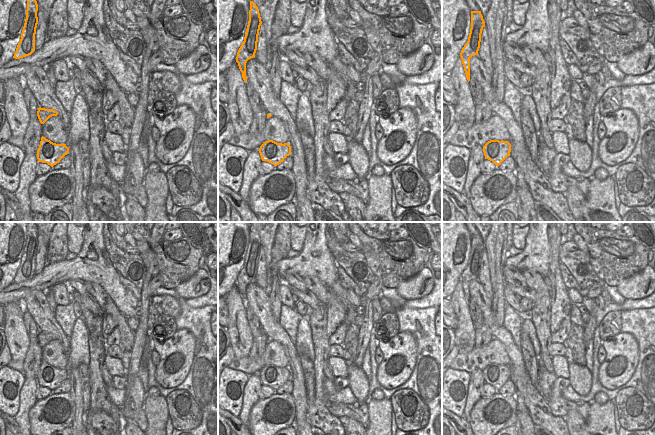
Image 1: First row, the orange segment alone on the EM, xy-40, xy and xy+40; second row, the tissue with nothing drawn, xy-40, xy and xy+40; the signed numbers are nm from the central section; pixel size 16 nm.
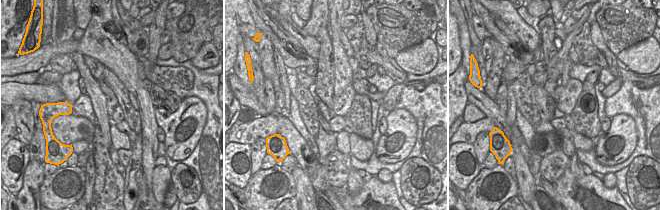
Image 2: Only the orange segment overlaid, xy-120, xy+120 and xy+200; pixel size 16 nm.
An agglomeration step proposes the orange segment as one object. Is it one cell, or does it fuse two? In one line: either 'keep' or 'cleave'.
keep

